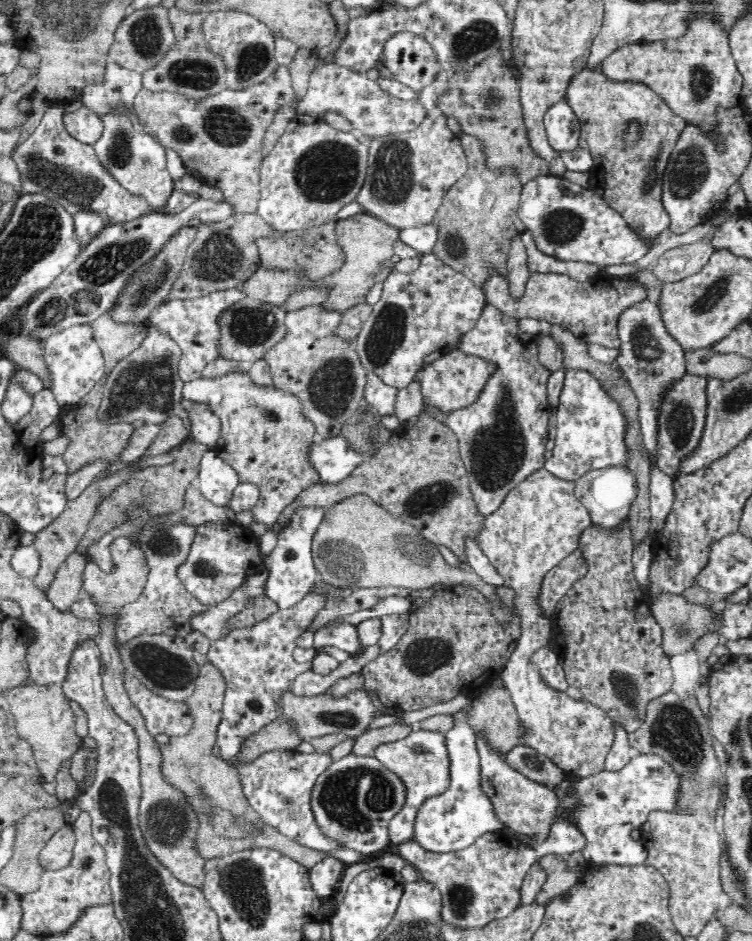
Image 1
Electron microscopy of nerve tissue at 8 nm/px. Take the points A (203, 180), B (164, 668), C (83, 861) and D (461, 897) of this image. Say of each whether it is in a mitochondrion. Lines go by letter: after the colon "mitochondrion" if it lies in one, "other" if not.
A: other
B: mitochondrion
C: mitochondrion
D: mitochondrion

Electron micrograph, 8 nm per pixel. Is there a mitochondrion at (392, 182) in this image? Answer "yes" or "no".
yes

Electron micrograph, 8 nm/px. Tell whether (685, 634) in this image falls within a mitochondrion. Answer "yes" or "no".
yes

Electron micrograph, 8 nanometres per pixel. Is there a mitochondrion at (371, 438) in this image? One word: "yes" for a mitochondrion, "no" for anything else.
yes

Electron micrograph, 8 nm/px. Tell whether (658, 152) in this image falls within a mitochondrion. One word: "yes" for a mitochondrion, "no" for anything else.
yes

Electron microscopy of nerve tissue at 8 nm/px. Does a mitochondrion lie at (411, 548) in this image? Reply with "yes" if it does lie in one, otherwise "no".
yes

